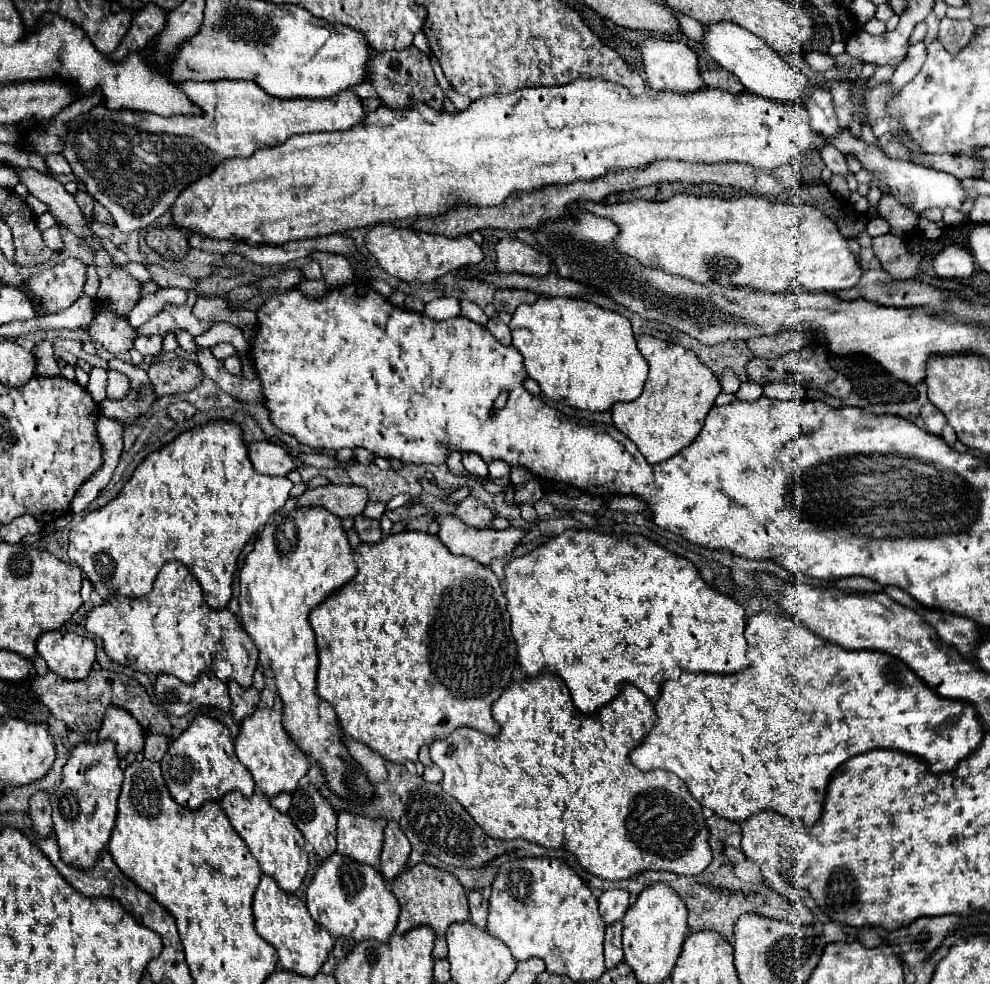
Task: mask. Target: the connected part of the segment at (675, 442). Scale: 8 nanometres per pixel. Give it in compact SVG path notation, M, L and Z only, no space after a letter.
M639 335L637 347L649 363L649 379L635 401L615 403L611 407L611 417L613 425L637 445L649 463L661 463L679 453L699 435L721 387L711 369L705 369L691 349L653 335Z

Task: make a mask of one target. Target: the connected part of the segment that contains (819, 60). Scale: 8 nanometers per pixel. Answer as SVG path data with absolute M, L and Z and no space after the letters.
M805 51L805 53L803 53L803 59L809 63L809 67L811 67L813 71L827 71L827 69L833 69L833 67L835 67L833 59L831 59L827 53Z

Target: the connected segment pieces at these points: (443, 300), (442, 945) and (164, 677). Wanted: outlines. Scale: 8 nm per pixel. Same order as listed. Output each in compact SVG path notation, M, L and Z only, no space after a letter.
M439 297L439 299L433 299L425 305L423 315L433 321L457 317L457 315L461 315L461 303L455 297Z
M417 863L417 865L405 869L403 873L399 873L391 881L391 891L397 897L399 907L401 907L395 933L403 935L405 931L409 931L417 925L429 925L437 935L435 947L433 947L433 959L447 957L447 943L445 943L447 927L455 921L467 921L469 919L467 893L463 889L463 885L457 881L457 877L449 871L439 869L439 867L433 867L427 863Z
M213 671L201 673L195 683L183 683L175 675L159 673L153 681L153 705L165 715L183 717L199 707L219 707L229 711L231 699L227 685Z

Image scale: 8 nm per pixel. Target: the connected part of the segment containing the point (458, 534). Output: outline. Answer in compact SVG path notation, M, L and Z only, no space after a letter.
M453 515L441 517L439 523L439 539L445 543L445 547L455 555L473 557L481 565L489 565L489 561L495 557L509 555L525 535L525 529L515 527L509 527L505 531L473 529Z

